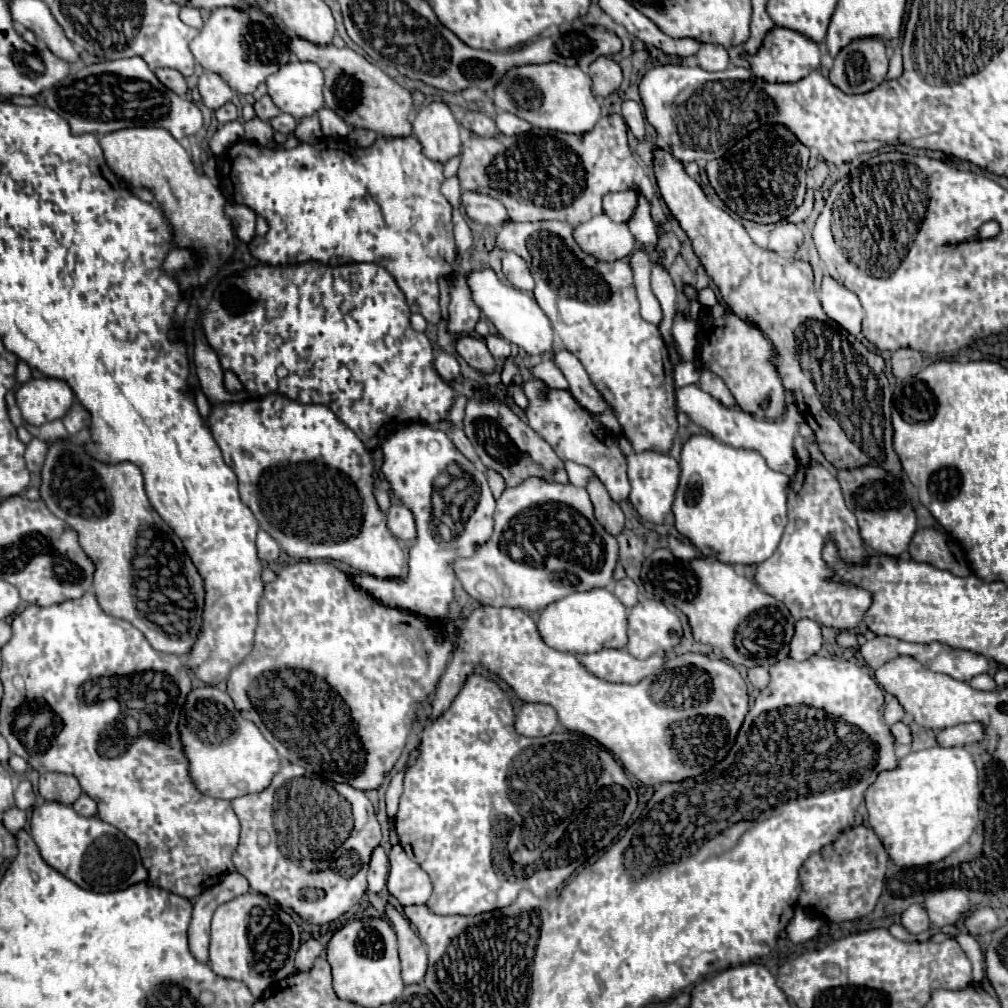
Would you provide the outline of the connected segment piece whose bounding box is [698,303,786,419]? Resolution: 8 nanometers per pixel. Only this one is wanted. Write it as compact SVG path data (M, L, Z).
M718 303L702 317L698 337L702 369L718 373L746 413L760 419L780 419L784 415L784 385L772 365L774 347L758 327L744 323L734 313L726 313L726 307Z

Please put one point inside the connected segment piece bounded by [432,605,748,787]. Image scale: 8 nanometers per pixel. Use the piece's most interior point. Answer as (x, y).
(642, 725)

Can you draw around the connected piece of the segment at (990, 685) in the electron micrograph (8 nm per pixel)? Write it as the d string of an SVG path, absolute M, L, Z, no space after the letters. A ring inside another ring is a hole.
M986 673L972 677L968 683L970 683L974 689L980 689L980 691L994 691L994 689L996 689L994 679L992 679L990 675L986 675Z

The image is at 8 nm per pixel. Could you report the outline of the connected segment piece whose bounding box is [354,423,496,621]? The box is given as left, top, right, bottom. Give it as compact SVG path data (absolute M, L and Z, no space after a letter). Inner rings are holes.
M410 423L408 427L402 427L396 431L384 445L382 445L382 473L386 481L392 487L392 493L414 513L416 519L416 543L410 549L410 561L408 561L408 573L404 579L390 581L390 579L376 579L372 575L360 577L356 575L354 581L366 593L376 597L388 607L404 609L414 615L432 619L432 621L446 621L450 617L450 605L454 601L454 583L456 575L452 571L452 561L460 557L470 557L474 549L482 543L486 543L492 535L492 515L496 509L496 501L492 497L492 491L488 487L486 475L472 465L458 447L448 439L448 435L440 429L430 429L426 423Z

